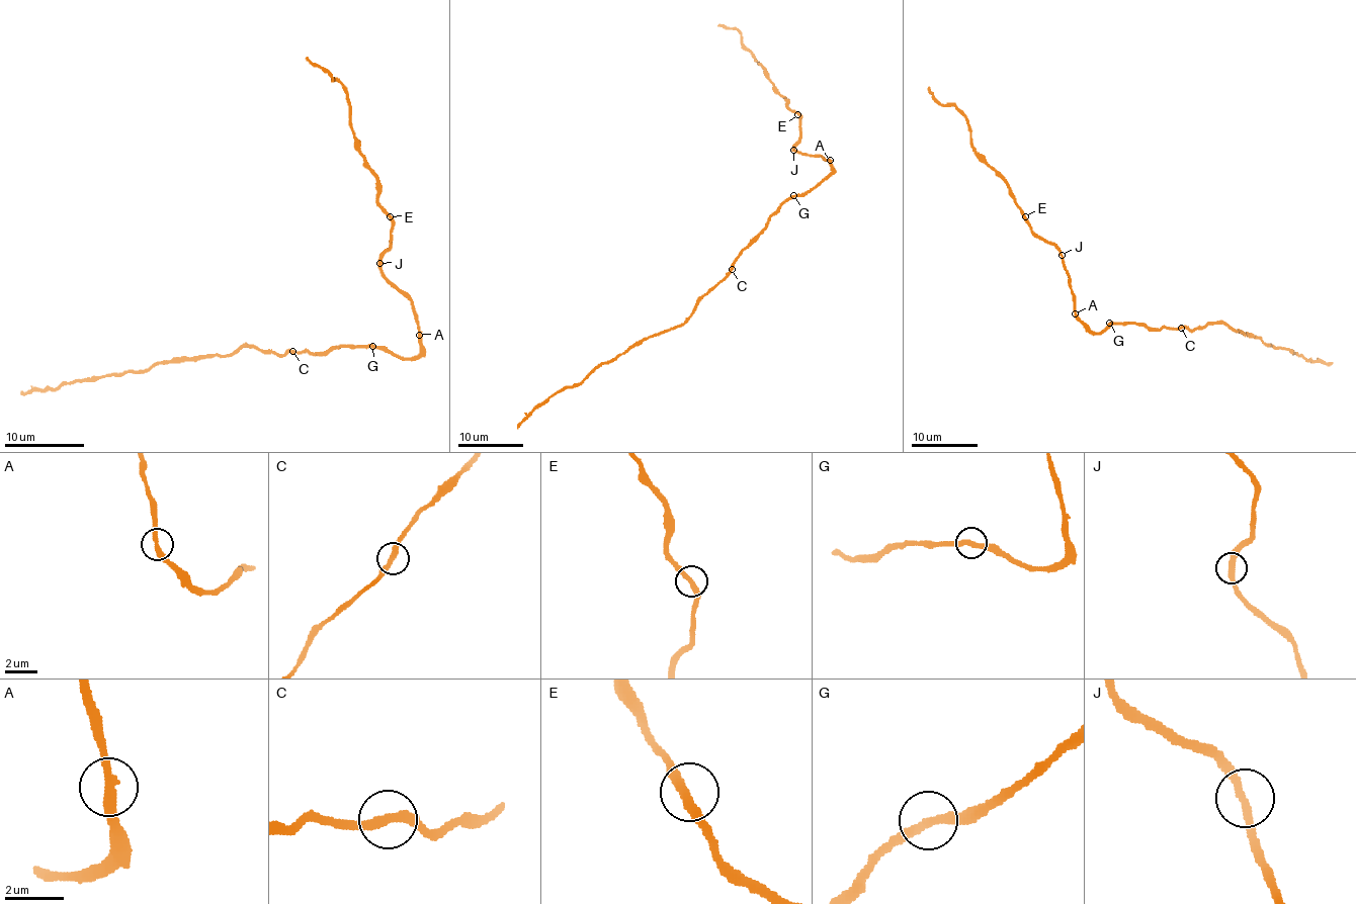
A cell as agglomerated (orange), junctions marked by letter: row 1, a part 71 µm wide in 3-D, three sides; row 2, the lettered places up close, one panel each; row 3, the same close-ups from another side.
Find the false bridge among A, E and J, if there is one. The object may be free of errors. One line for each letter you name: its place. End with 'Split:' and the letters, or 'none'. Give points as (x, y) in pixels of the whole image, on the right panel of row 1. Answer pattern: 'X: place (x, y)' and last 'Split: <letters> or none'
Split: none

